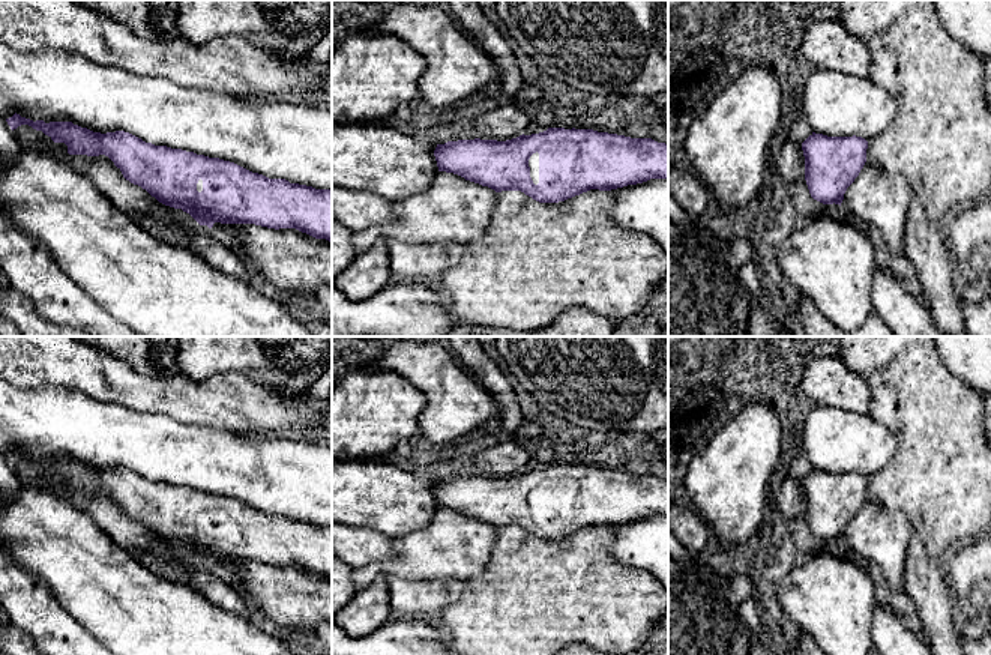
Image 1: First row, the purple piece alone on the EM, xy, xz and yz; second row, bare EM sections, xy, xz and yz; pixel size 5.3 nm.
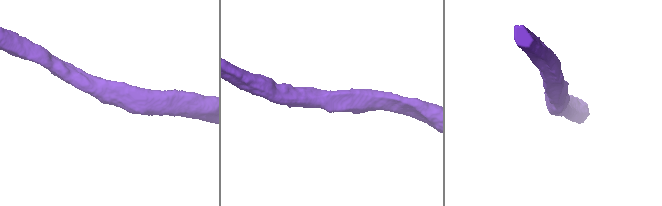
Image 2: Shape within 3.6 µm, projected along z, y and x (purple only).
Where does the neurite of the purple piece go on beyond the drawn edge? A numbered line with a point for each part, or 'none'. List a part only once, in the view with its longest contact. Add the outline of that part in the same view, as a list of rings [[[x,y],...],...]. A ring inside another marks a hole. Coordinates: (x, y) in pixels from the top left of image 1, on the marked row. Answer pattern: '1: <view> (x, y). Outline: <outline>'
1: xz (533, 162). Outline: [[[533,153],[529,159],[530,177],[535,185],[539,183],[539,153]]]

